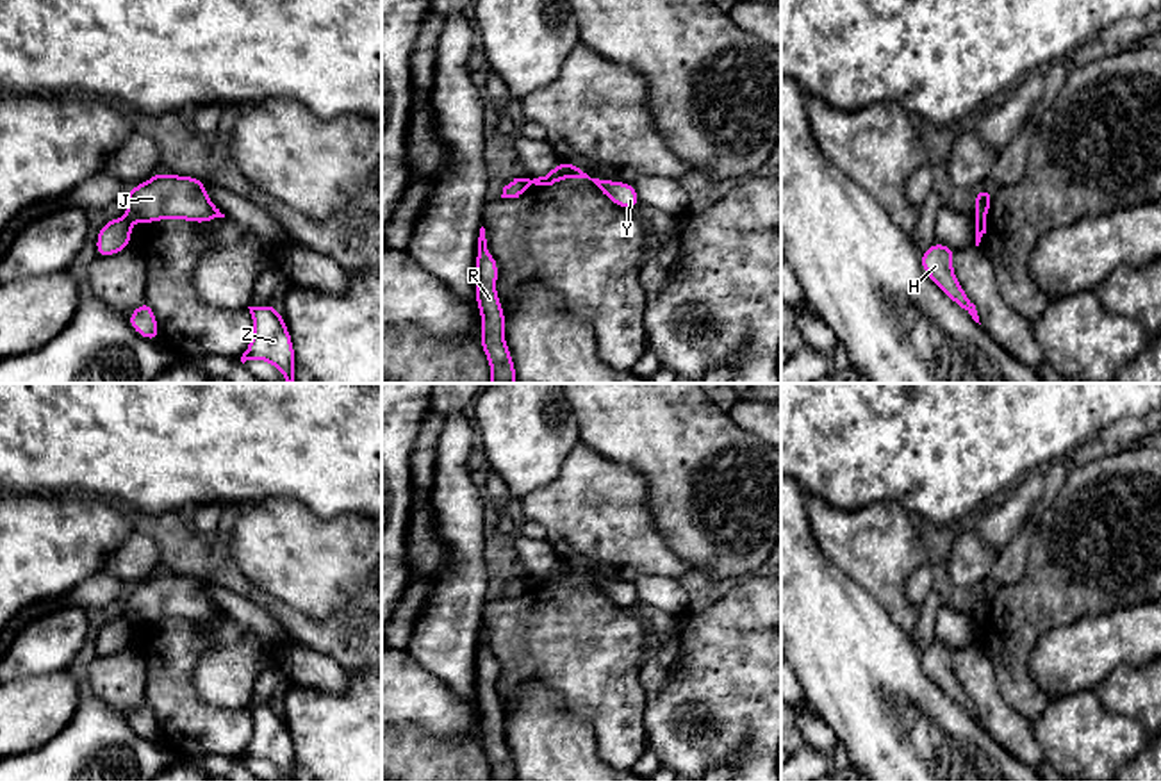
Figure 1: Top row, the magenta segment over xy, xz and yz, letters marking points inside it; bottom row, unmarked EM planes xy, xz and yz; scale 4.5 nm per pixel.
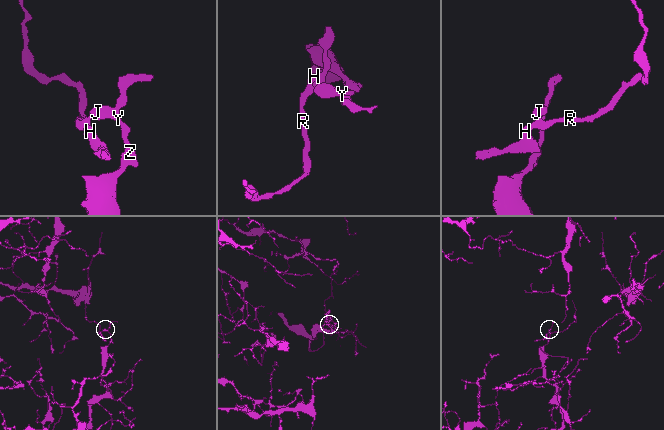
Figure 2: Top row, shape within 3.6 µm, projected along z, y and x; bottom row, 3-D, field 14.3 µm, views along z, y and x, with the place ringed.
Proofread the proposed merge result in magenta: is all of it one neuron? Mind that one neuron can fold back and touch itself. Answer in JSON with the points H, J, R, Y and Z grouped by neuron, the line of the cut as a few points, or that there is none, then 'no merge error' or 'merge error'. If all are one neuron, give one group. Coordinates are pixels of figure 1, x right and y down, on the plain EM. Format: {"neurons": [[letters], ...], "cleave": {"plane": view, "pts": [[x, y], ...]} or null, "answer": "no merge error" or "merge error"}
{"neurons": [["H", "R"], ["J", "Y", "Z"]], "cleave": {"plane": "yz", "pts": [[983, 614], [976, 619]]}, "answer": "merge error"}

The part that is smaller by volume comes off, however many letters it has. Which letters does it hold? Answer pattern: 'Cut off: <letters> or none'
Cut off: H, R

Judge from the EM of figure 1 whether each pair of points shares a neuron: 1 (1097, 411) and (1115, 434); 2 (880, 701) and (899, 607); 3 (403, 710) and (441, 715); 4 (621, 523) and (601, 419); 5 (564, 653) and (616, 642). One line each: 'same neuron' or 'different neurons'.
1: different neurons
2: different neurons
3: same neuron
4: different neurons
5: same neuron

